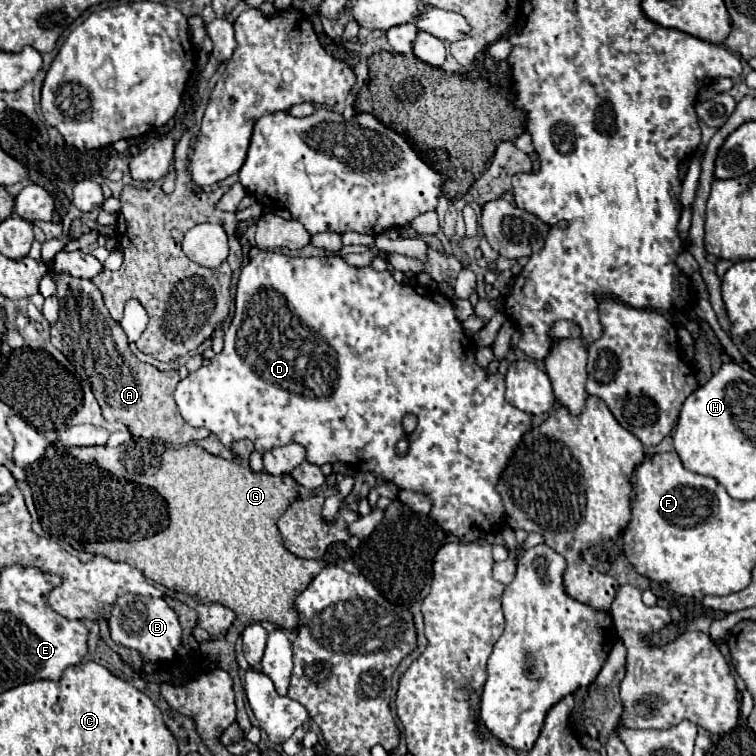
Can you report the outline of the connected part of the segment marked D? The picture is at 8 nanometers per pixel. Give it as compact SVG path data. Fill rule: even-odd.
M264 250L258 252L244 268L238 280L236 288L236 312L234 320L224 336L224 350L222 354L214 356L214 360L208 366L202 366L196 372L190 372L188 378L180 380L174 392L174 400L178 404L178 410L182 418L194 426L194 428L206 428L212 434L220 438L220 442L230 448L232 442L248 438L254 442L254 448L264 454L272 448L296 442L306 446L308 462L322 466L326 462L344 462L350 464L356 470L372 472L374 476L384 476L386 480L394 482L400 490L414 490L424 492L432 498L432 510L430 516L446 530L456 536L462 536L470 528L482 528L486 532L498 532L500 526L506 520L502 500L498 492L494 490L500 472L508 464L514 448L518 446L524 432L530 430L530 416L526 412L520 412L512 404L504 400L504 376L494 374L492 378L486 374L486 370L478 368L476 360L468 360L468 350L472 346L472 340L462 334L462 326L458 324L456 310L452 302L440 294L436 288L424 288L420 284L398 284L388 270L376 272L372 266L366 268L354 268L346 264L342 258L296 258L286 256L282 252ZM406 414L414 414L418 418L418 426L410 436L410 452L400 458L396 456L396 442L404 436L402 418Z

